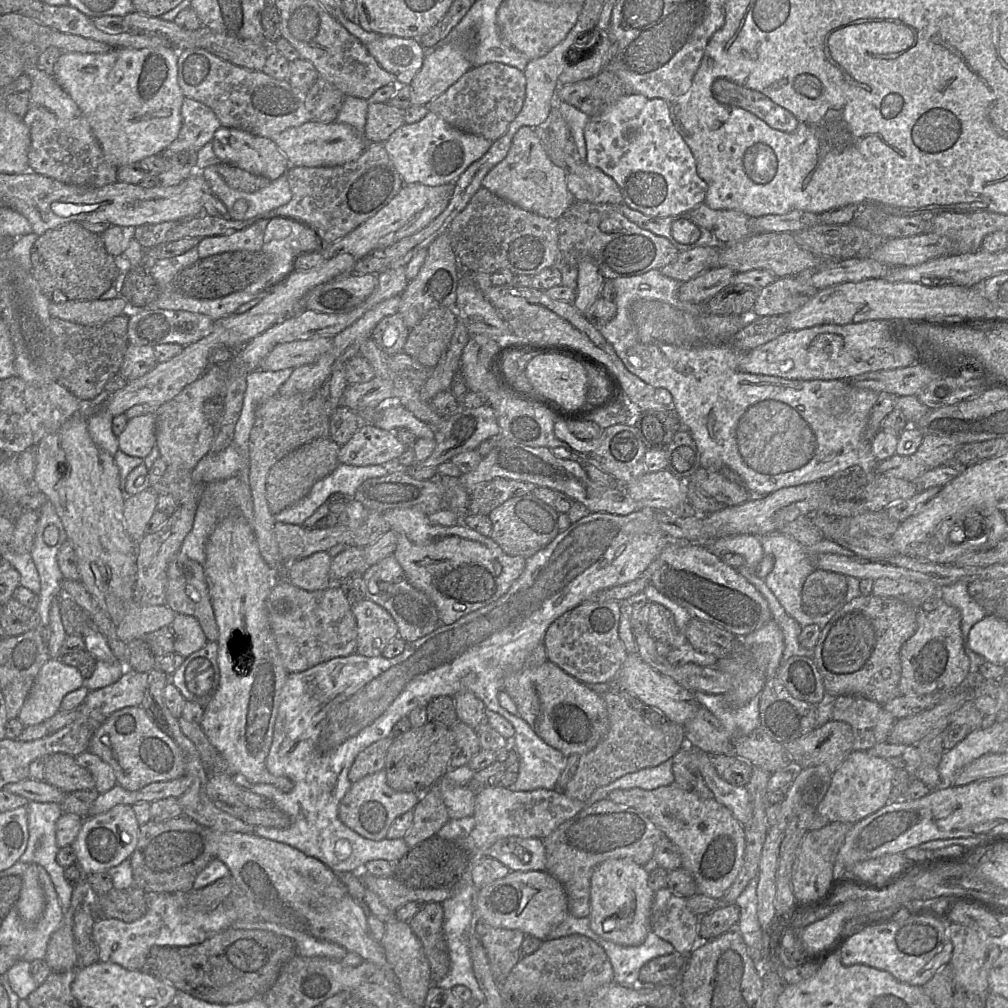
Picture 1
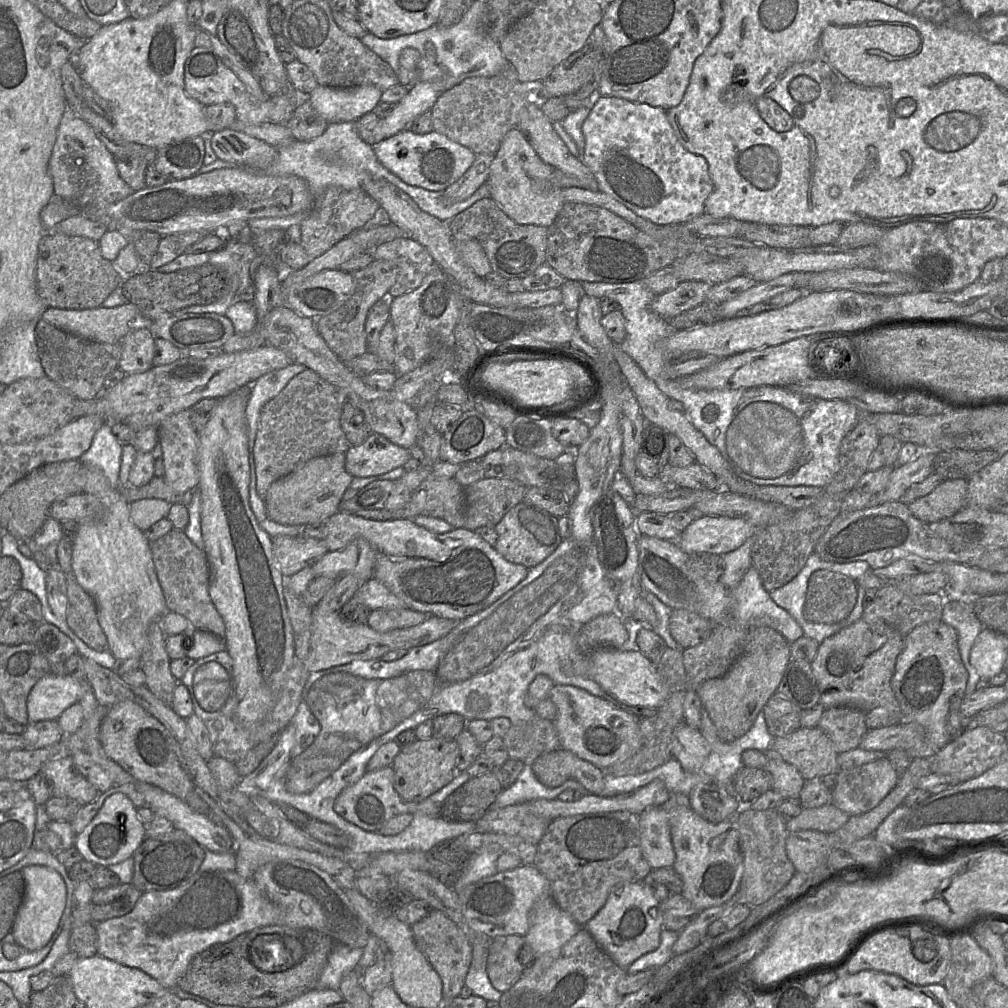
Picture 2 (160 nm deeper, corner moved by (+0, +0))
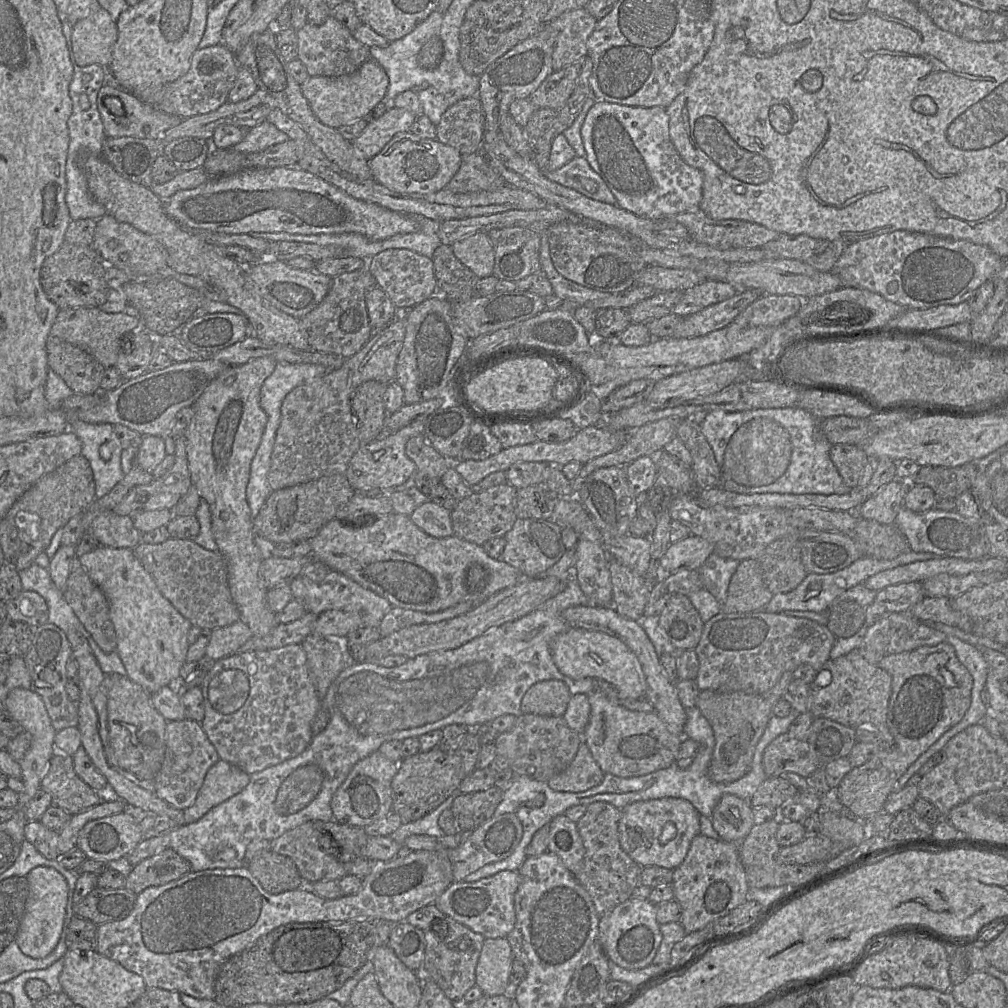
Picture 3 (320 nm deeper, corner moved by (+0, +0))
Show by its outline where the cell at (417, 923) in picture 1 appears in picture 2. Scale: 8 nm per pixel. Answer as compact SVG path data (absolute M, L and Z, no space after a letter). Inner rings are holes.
M431 909L426 917L411 926L411 931L417 948L425 955L442 981L444 1000L459 996L471 965L472 944L458 926L439 910Z

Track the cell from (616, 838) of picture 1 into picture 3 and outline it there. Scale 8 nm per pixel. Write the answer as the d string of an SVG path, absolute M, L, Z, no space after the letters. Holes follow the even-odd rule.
M594 802L586 807L584 815L576 822L585 849L584 869L574 877L590 895L597 913L601 916L627 901L640 884L642 867L621 848L618 823L622 816L619 809L605 802Z

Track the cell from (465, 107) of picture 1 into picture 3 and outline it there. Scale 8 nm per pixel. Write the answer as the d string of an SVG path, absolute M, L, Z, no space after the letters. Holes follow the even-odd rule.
M479 97L459 100L442 115L436 139L462 155L479 151L484 136L485 115Z

